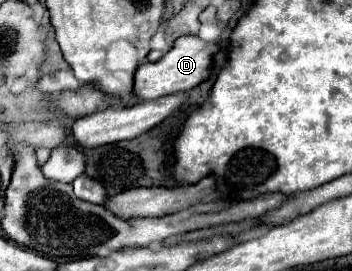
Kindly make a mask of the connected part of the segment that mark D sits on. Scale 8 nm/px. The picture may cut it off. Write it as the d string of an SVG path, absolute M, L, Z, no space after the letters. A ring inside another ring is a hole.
M185 35L175 41L171 51L163 55L157 63L143 63L135 71L135 83L133 83L133 97L135 101L153 101L171 93L181 93L197 87L203 83L213 65L213 55L219 53L217 43L205 43L195 35Z

